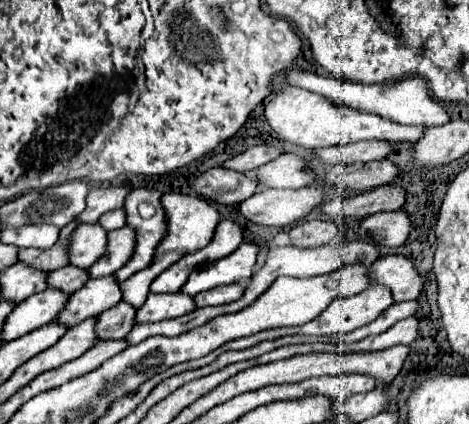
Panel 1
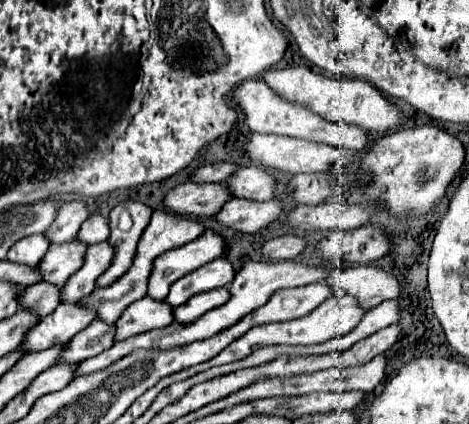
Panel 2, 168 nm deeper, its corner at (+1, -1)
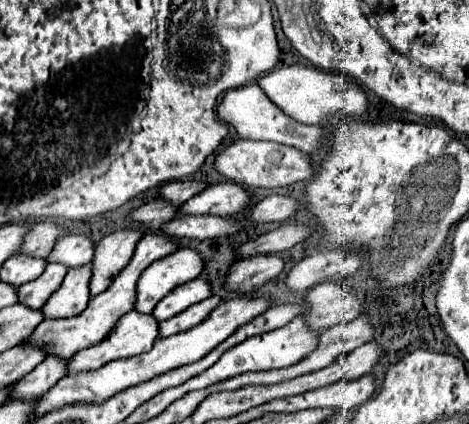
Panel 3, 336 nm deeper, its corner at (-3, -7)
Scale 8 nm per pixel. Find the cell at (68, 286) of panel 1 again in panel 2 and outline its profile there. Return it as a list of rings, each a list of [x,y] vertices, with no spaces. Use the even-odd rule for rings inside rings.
[[[45,281],[31,285],[21,295],[21,307],[35,311],[39,317],[53,313],[53,309],[57,307],[59,301],[61,301],[61,287],[49,285]]]

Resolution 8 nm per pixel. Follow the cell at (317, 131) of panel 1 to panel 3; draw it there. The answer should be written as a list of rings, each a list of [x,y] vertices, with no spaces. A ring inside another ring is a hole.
[[[249,83],[245,87],[227,91],[223,101],[217,107],[217,113],[219,113],[219,121],[225,125],[233,125],[241,139],[273,141],[273,143],[281,143],[287,147],[295,147],[303,153],[313,153],[313,151],[321,149],[321,133],[323,133],[321,127],[301,125],[295,119],[291,119],[289,115],[285,115],[273,101],[269,101],[269,97],[261,91],[261,87],[257,83]]]

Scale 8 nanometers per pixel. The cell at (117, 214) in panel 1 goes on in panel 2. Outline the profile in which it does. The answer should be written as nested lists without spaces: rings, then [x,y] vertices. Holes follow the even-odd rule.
[[[95,213],[81,225],[81,231],[77,237],[81,241],[85,241],[87,245],[107,241],[109,239],[109,221],[101,213]]]

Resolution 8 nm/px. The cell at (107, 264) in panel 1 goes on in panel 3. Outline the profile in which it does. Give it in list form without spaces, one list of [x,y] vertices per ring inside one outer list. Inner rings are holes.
[[[91,265],[69,269],[57,293],[41,307],[45,319],[67,319],[75,317],[85,311],[89,303],[89,279],[91,279]]]

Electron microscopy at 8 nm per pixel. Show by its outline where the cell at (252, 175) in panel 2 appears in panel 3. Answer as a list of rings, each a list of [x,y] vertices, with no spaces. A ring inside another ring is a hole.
[[[217,183],[195,197],[191,197],[187,203],[181,205],[177,213],[181,215],[217,215],[217,217],[231,217],[241,213],[249,205],[249,195],[245,189],[237,183]]]

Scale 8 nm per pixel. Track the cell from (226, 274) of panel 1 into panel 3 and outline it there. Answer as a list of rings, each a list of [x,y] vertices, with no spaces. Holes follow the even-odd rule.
[[[193,279],[189,283],[183,283],[179,287],[175,287],[167,297],[163,297],[155,309],[153,309],[153,317],[157,321],[165,321],[165,319],[171,319],[173,315],[185,311],[187,307],[191,307],[193,303],[199,303],[203,299],[207,299],[211,295],[211,289],[209,289],[209,283],[203,281],[203,279]]]

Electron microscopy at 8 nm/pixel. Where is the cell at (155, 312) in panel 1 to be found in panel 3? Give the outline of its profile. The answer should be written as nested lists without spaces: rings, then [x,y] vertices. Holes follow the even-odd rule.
[[[129,311],[115,323],[115,327],[109,331],[109,335],[101,343],[93,345],[93,347],[87,347],[87,349],[81,349],[71,357],[71,361],[67,363],[67,375],[69,373],[75,375],[75,373],[83,373],[83,371],[95,371],[95,369],[103,367],[109,361],[127,359],[127,357],[145,353],[153,347],[155,339],[157,339],[157,321],[153,319],[153,315]]]

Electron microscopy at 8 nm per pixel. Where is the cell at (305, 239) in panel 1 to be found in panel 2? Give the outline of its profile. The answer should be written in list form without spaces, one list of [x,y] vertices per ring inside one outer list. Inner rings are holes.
[[[283,235],[277,239],[271,239],[263,245],[263,257],[271,259],[271,261],[279,261],[279,259],[295,259],[297,255],[301,255],[305,251],[305,237],[299,235]]]

